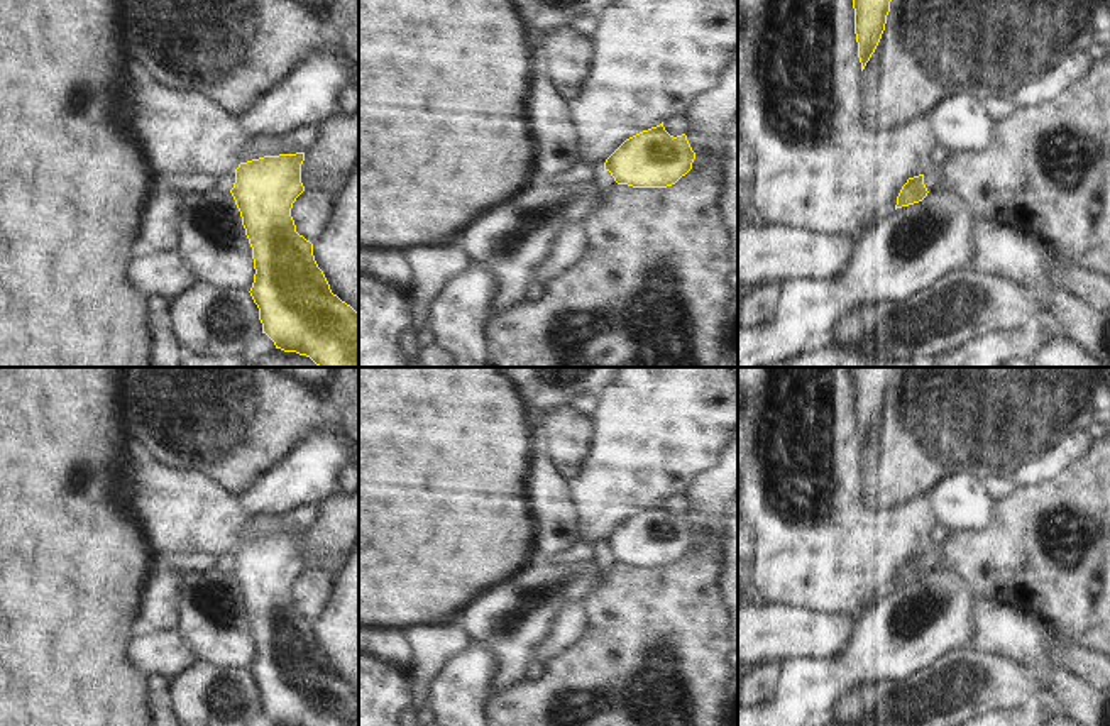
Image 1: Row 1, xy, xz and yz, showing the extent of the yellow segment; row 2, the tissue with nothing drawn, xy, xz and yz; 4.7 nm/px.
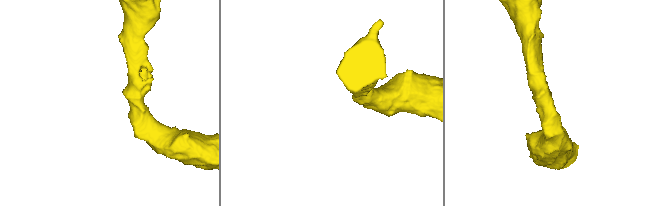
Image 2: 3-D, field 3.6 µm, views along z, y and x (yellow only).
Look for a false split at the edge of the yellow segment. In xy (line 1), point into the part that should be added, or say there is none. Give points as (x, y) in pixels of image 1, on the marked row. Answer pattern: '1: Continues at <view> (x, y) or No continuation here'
1: No continuation here

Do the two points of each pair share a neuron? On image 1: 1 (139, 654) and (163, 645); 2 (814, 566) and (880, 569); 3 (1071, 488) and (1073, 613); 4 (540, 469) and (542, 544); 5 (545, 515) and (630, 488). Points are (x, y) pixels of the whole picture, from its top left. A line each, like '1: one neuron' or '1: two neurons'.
1: one neuron
2: one neuron
3: one neuron
4: one neuron
5: two neurons

